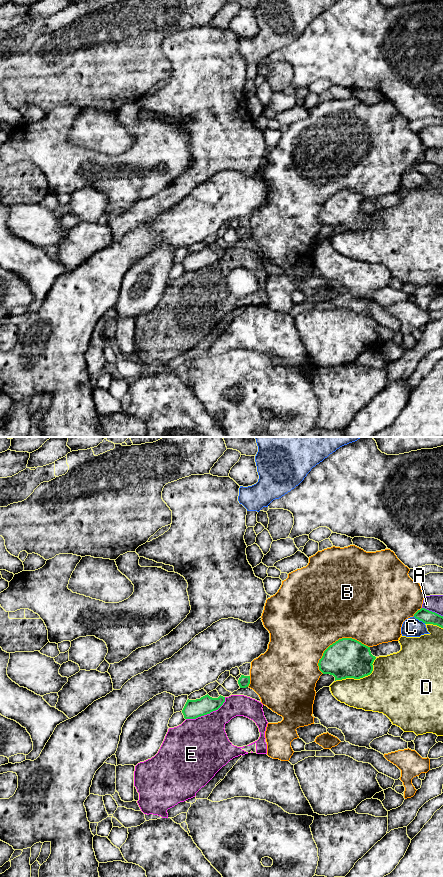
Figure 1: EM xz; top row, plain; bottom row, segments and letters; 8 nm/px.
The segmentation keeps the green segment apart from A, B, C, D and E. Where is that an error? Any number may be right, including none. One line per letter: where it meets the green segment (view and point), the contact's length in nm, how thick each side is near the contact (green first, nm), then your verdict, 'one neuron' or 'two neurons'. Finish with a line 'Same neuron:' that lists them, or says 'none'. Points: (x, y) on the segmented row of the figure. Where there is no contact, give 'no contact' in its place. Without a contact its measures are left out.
A: contact xz (431, 611); length 180 nm; calibres 110 and 140 nm; two neurons
B: contact xz (338, 640); length 460 nm; calibres 320 and 500 nm; two neurons
C: contact xz (419, 620); length 120 nm; calibres 110 and 160 nm; two neurons
D: contact xz (360, 677); length 380 nm; calibres 320 and 380 nm; two neurons
E: contact xz (207, 713); length 360 nm; calibres 150 and 420 nm; two neurons
Same neuron: none

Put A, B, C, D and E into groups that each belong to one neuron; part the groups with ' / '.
A / B / C / D / E

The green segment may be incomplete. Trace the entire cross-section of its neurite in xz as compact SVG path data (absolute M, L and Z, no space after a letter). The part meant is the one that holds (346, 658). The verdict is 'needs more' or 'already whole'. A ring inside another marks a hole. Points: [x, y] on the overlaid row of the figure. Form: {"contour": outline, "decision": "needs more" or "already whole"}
{"contour": "M342 638L324 651L318 666L323 674L333 675L335 681L360 679L372 673L375 659L370 647L352 638Z", "decision": "already whole"}

